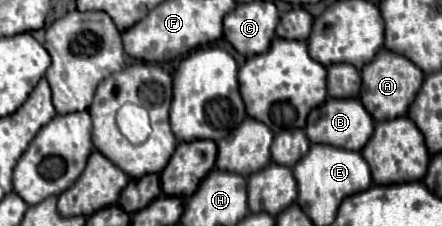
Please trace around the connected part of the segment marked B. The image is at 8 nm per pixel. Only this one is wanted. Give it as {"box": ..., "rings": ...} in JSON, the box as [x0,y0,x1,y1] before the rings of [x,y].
{"box":[306,99,374,151],"rings":[[[328,99],[324,105],[320,105],[308,115],[306,135],[312,143],[326,143],[350,151],[360,151],[370,139],[372,129],[374,129],[374,121],[358,99]]]}

